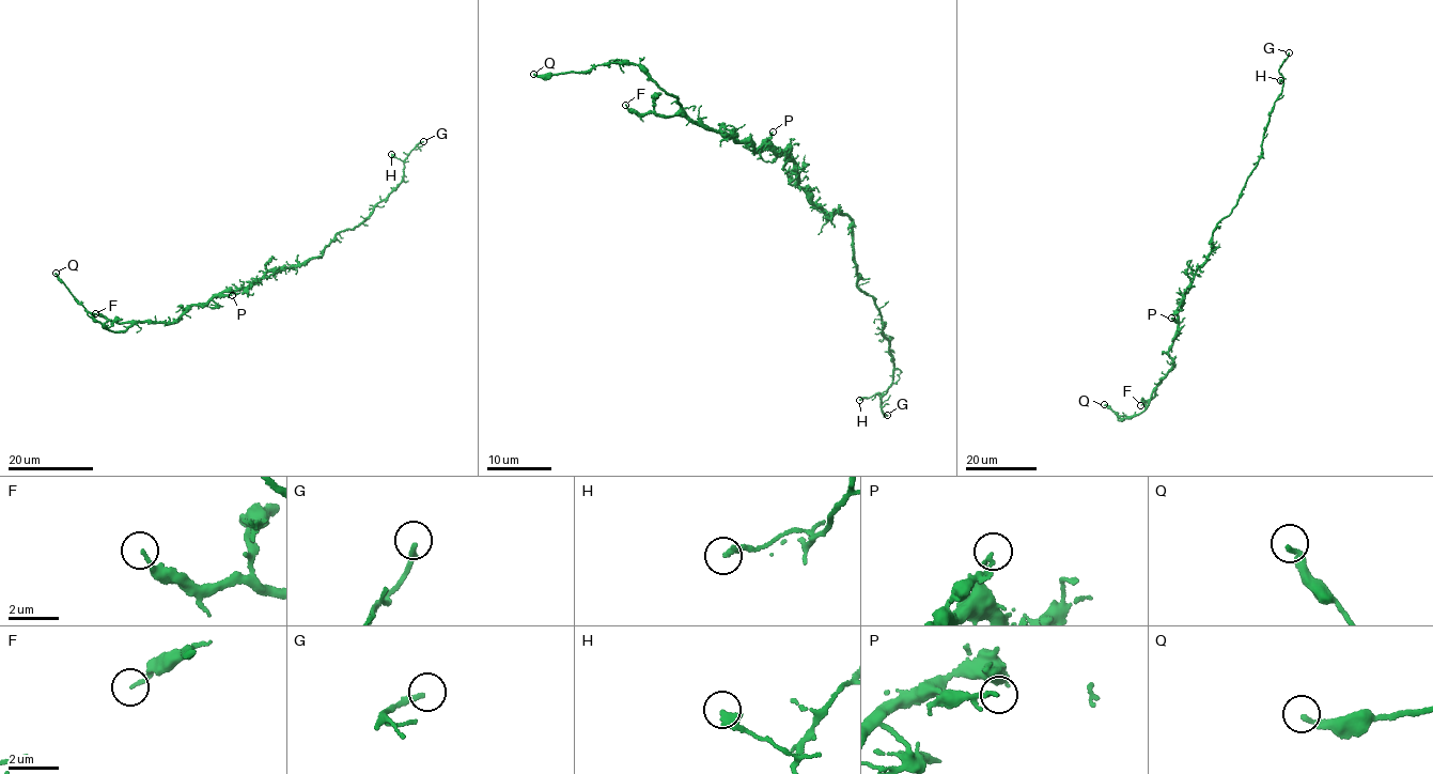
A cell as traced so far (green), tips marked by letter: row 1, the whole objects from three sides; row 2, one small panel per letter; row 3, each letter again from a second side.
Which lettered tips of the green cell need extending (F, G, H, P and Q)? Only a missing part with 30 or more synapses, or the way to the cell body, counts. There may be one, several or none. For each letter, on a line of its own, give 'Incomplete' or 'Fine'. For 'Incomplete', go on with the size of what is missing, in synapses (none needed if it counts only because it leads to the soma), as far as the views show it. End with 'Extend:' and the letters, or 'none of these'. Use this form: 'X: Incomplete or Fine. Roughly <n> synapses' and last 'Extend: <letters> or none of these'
F: Fine
G: Incomplete
H: Fine
P: Fine
Q: Fine
Extend: G

